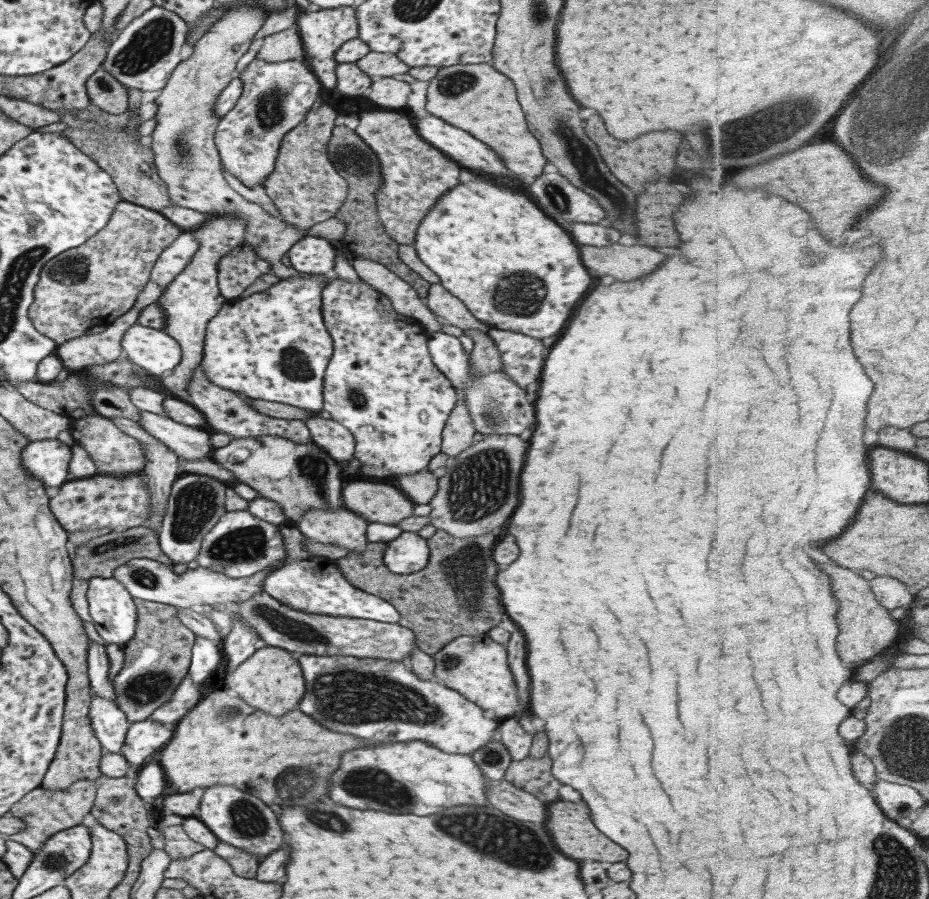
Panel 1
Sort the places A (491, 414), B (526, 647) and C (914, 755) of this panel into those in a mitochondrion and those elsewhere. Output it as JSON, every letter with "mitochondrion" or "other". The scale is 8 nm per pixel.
{"A":"mitochondrion","B":"other","C":"mitochondrion"}

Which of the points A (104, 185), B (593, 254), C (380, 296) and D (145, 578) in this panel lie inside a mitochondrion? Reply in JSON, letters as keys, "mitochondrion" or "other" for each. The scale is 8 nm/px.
{"A":"other","B":"other","C":"other","D":"mitochondrion"}

